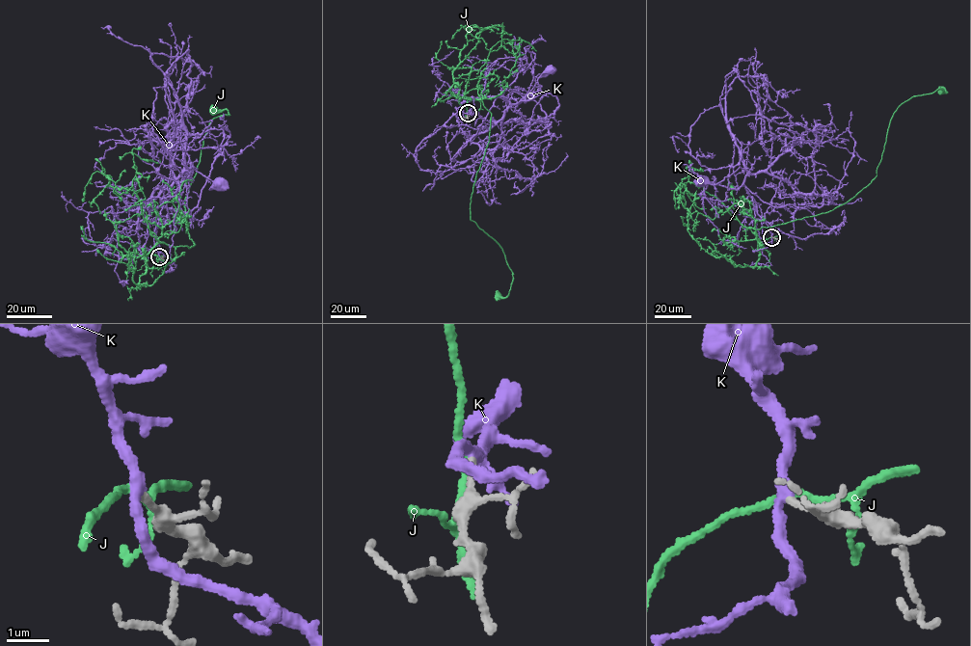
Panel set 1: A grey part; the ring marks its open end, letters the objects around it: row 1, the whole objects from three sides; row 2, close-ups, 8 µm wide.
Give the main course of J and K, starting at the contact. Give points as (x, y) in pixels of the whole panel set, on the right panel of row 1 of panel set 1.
J: (771, 237), (758, 249), (753, 228), (825, 213), (866, 187), (876, 176), (896, 109), (913, 95), (942, 90)
K: (771, 237), (765, 216), (779, 179), (764, 172), (751, 173), (740, 167), (715, 183), (699, 181)

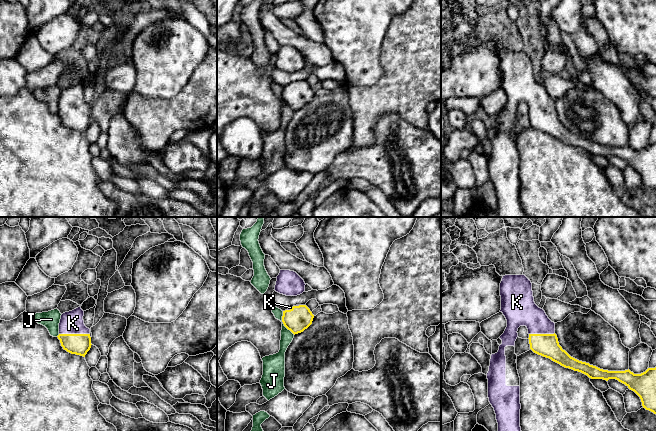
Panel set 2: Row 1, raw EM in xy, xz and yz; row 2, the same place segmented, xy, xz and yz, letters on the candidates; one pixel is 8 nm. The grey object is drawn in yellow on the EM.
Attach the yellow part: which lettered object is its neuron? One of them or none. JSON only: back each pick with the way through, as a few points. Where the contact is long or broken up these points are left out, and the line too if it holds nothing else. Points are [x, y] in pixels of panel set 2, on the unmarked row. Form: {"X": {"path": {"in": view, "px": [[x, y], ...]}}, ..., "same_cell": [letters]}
{"same_cell": ["K"]}

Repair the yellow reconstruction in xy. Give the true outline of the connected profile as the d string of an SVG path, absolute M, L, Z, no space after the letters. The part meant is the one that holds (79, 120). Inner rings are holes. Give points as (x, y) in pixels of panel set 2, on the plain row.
M81 83L63 89L57 113L64 126L85 133L92 120L90 105L85 102L83 92L84 87Z

